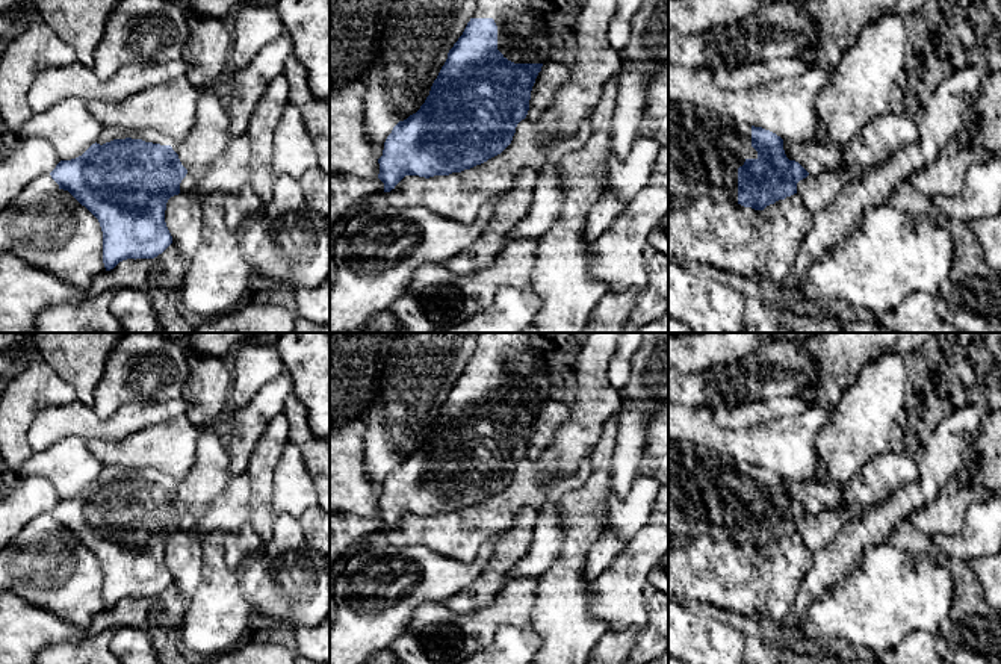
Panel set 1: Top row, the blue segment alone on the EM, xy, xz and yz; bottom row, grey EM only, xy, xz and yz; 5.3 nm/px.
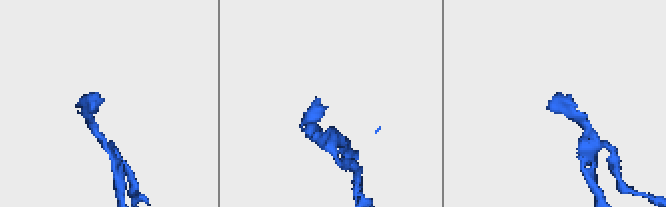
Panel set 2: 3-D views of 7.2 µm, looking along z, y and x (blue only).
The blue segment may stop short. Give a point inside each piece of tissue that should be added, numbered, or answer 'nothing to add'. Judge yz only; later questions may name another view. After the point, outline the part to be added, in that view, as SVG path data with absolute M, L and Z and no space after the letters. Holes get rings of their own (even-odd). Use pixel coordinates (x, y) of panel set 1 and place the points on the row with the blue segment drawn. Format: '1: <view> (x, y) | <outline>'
1: yz (705, 150) | M668 103L668 200L685 203L709 197L738 204L738 168L747 159L758 159L752 147L752 126L729 116L718 116L693 103Z

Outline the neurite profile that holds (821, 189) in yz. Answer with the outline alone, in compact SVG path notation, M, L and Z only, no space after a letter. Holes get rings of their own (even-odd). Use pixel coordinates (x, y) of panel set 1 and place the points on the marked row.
M845 166L809 174L797 183L797 194L801 195L807 210L812 213L821 212L836 201L841 191L853 178L853 174L854 171Z

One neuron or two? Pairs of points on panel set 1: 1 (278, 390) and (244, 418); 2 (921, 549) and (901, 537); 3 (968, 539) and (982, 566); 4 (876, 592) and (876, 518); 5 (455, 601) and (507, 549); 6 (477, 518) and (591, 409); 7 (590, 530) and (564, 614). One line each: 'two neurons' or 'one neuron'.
1: one neuron
2: one neuron
3: two neurons
4: two neurons
5: one neuron
6: one neuron
7: one neuron

